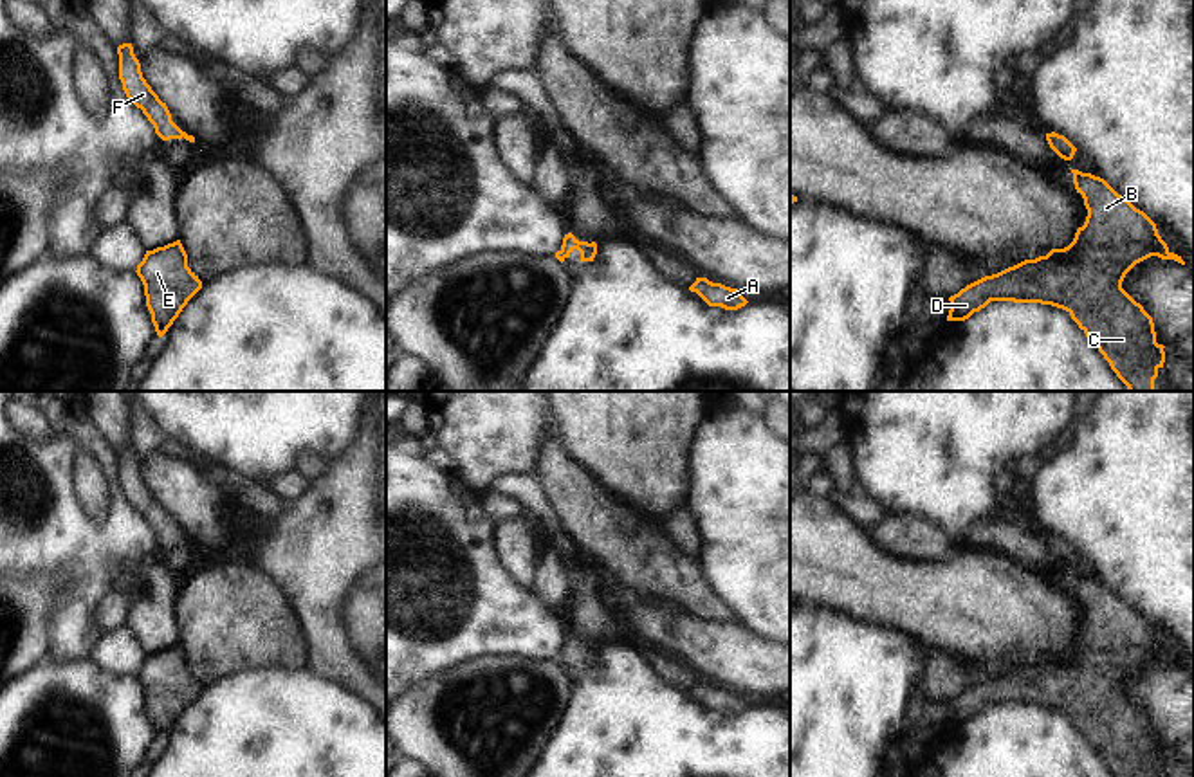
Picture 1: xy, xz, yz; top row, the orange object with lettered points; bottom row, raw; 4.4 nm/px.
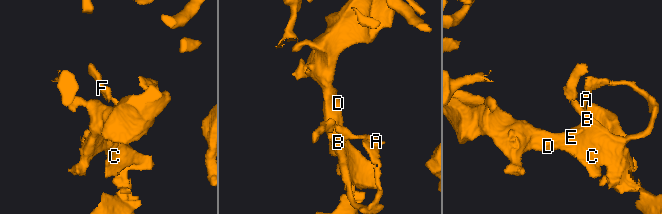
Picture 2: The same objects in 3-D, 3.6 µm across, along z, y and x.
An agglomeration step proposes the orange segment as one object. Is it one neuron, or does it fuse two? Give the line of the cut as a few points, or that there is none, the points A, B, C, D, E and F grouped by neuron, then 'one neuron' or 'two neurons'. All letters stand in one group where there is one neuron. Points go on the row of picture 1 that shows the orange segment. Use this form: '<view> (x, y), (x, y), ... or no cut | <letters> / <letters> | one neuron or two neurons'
no cut | A B C D E F | one neuron

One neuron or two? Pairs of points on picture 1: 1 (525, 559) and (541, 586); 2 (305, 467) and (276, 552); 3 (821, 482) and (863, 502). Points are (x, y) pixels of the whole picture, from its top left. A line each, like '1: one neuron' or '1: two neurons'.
1: two neurons
2: two neurons
3: two neurons

